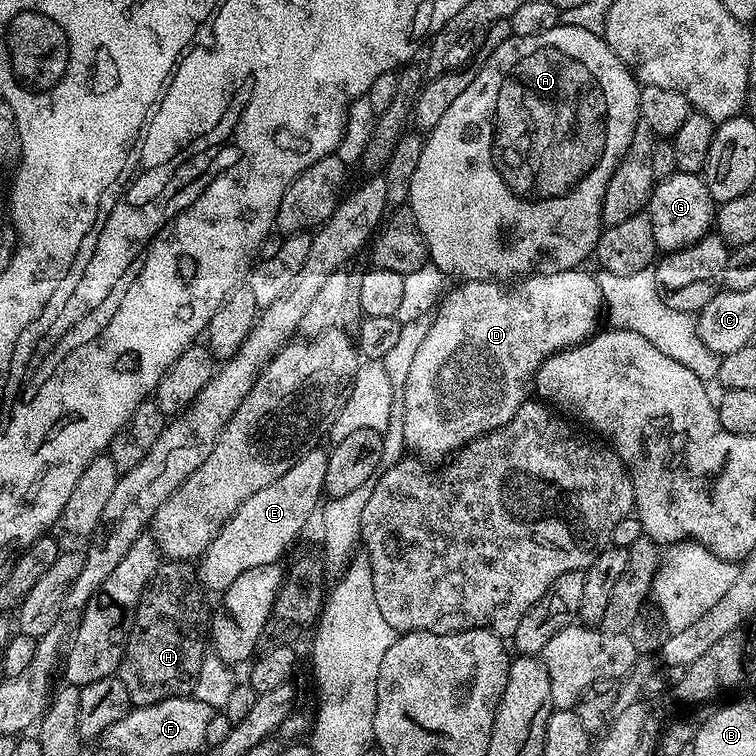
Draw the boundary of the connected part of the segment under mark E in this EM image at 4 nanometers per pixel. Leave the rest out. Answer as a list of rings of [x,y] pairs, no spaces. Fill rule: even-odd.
[[[320,446],[309,448],[298,462],[294,462],[294,466],[290,466],[290,470],[286,470],[286,474],[282,474],[282,478],[258,490],[258,494],[250,494],[250,498],[238,506],[222,530],[218,530],[214,542],[210,542],[203,556],[199,557],[200,582],[209,593],[223,594],[227,588],[234,586],[240,575],[246,574],[246,570],[274,564],[281,559],[280,554],[307,526],[308,519],[317,515],[326,482],[327,461],[325,449],[320,449]]]

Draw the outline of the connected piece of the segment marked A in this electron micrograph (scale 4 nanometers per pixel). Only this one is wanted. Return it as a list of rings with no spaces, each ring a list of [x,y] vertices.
[[[557,24],[554,30],[546,30],[546,34],[534,34],[530,38],[512,35],[502,42],[502,46],[498,46],[498,50],[494,50],[494,54],[490,54],[490,58],[483,60],[477,67],[474,82],[470,82],[470,86],[466,86],[466,90],[454,98],[446,114],[442,114],[438,126],[427,133],[422,158],[418,158],[418,170],[414,170],[414,178],[410,178],[408,204],[424,235],[430,263],[438,266],[445,277],[457,276],[455,279],[460,282],[491,279],[508,282],[513,278],[558,274],[562,270],[580,268],[583,260],[595,253],[596,243],[600,241],[600,215],[606,182],[610,182],[610,174],[614,174],[622,154],[626,154],[634,126],[641,120],[640,89],[641,85],[632,75],[631,68],[616,57],[603,36],[590,34],[590,30]]]

